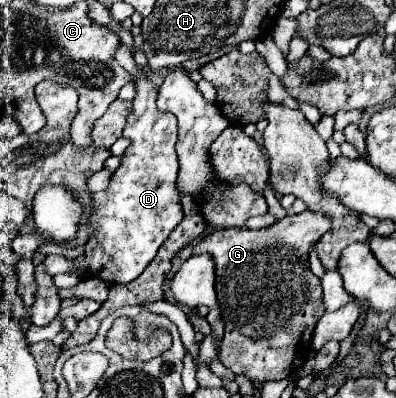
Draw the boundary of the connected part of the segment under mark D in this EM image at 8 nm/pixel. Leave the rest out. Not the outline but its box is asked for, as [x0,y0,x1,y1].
[74,44,182,284]

